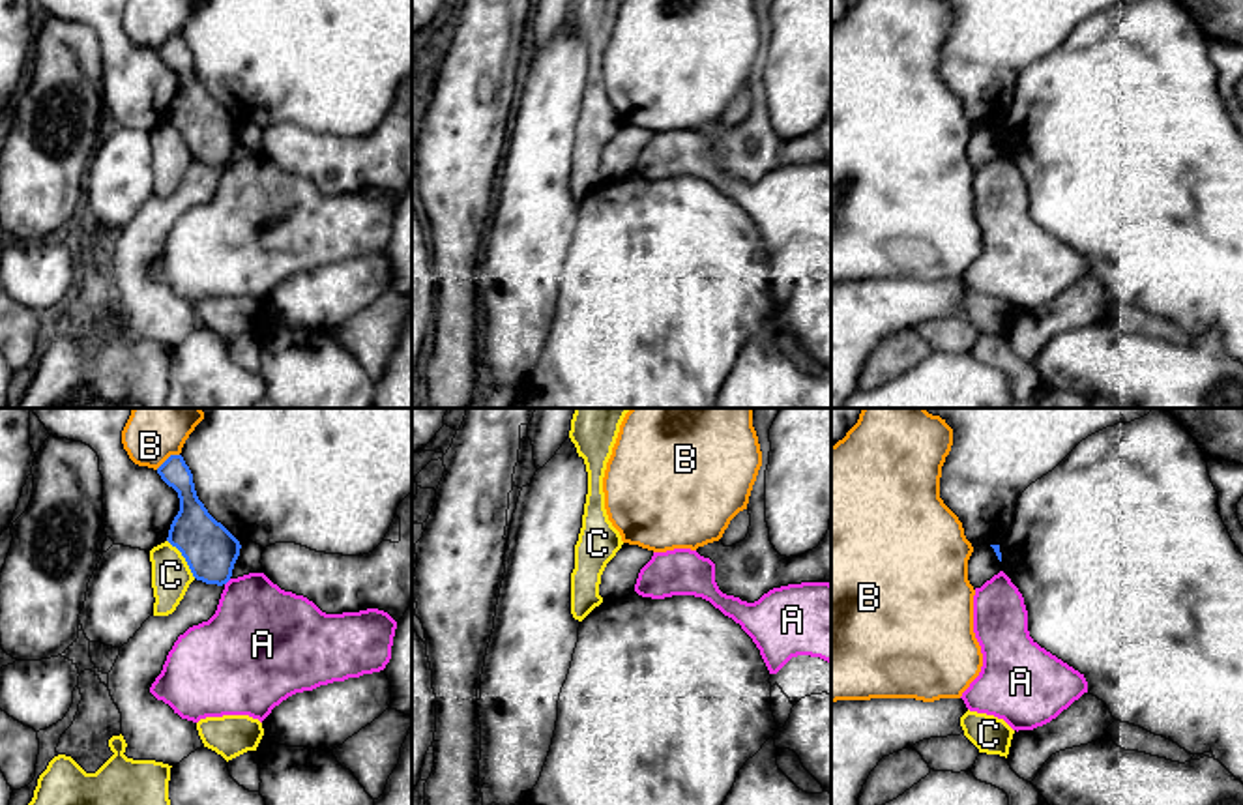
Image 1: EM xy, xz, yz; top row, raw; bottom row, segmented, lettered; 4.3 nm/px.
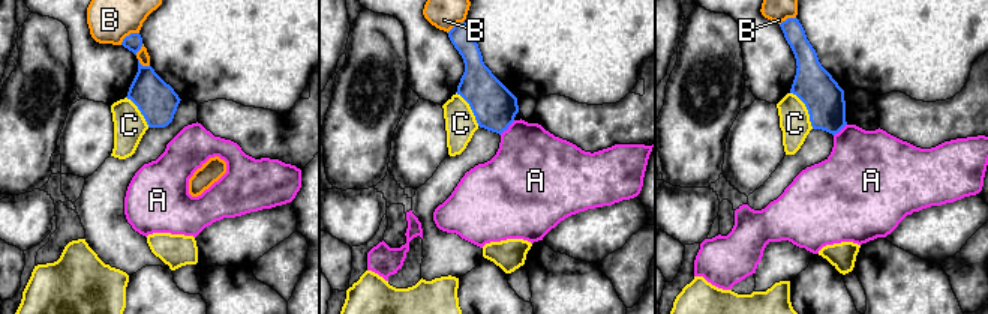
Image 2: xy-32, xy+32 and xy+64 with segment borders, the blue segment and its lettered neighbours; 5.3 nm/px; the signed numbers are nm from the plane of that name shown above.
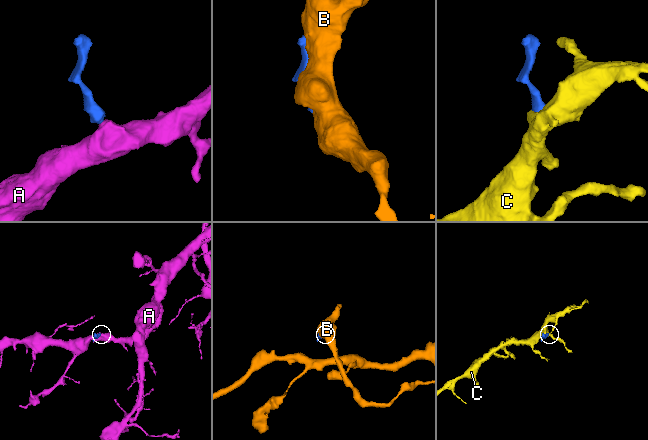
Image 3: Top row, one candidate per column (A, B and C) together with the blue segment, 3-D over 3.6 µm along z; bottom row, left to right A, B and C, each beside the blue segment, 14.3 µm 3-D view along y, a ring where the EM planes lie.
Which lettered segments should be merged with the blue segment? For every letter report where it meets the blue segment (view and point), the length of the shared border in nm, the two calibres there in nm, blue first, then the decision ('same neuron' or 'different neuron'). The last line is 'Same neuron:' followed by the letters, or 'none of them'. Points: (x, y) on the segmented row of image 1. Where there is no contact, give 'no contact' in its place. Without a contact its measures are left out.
A: xy (227, 581) | 40 nm | 220/400 nm | different neuron
B: xy (167, 459) | 120 nm | 120/280 nm | different neuron
C: xy (184, 556) | 200 nm | 220/170 nm | different neuron
Same neuron: none of them

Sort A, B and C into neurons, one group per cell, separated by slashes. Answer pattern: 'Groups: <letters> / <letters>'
Groups: A / B / C

